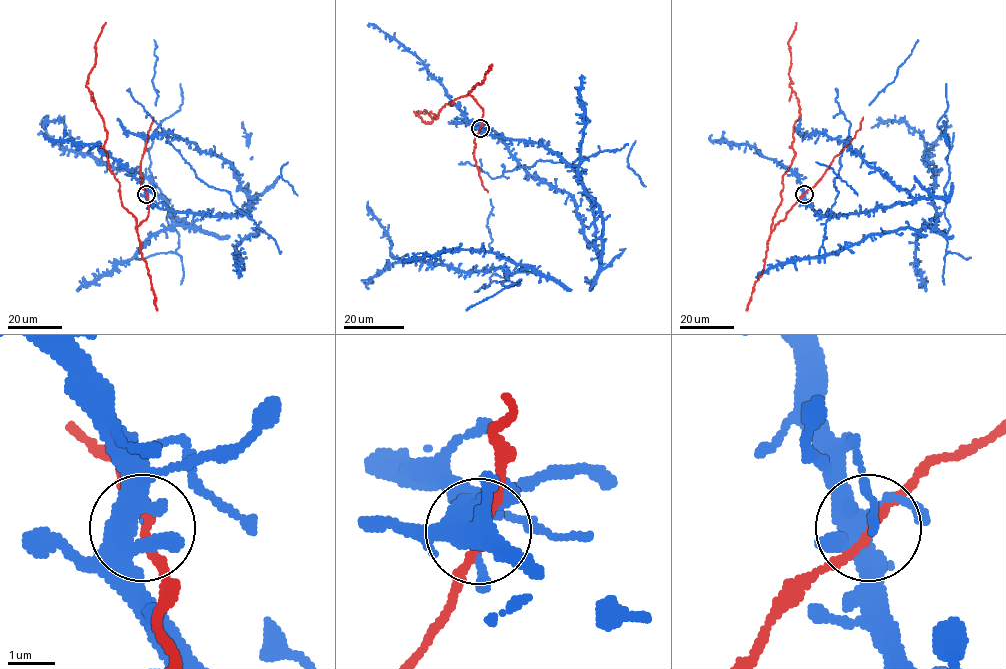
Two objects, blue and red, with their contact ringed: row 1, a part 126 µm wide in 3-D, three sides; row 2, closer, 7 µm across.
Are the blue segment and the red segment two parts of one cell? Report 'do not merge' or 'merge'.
merge

